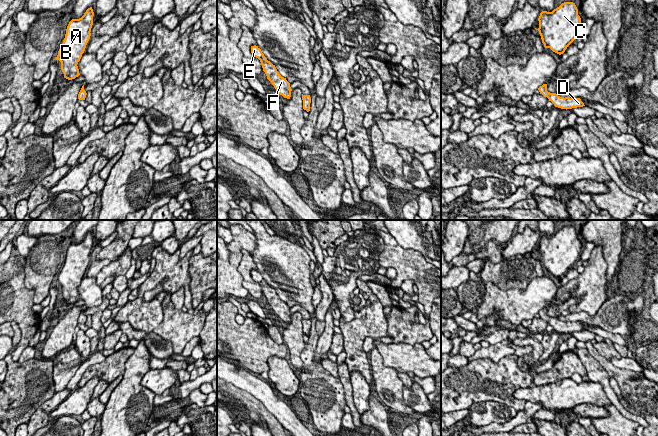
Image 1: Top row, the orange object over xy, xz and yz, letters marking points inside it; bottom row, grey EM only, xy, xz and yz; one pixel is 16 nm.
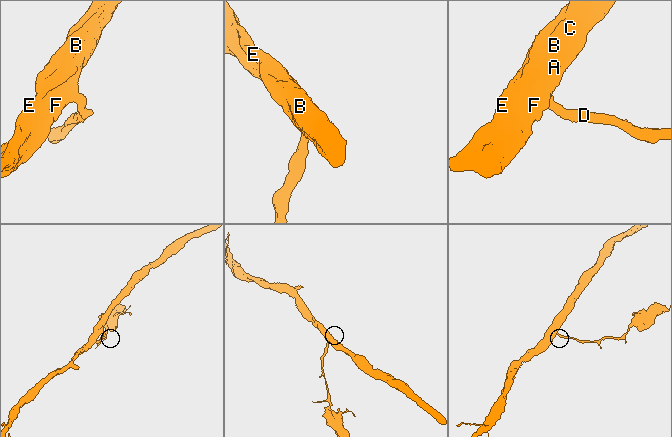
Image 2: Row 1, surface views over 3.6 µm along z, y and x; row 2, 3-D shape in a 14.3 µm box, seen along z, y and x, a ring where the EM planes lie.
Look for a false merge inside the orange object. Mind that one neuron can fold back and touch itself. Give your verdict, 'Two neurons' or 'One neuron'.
One neuron

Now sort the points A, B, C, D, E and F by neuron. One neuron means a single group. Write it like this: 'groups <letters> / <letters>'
groups A B C D E F

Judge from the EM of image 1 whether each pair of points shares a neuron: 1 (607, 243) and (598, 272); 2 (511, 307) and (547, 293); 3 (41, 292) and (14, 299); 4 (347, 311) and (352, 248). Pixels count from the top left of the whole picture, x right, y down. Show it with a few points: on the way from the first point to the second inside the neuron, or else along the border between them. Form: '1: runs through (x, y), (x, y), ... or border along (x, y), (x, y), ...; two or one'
1: border along (595, 245), (602, 250), (606, 279); two
2: runs through (520, 304), (526, 303), (538, 295); one
3: border along (24, 273), (24, 284), (34, 291), (34, 303); two
4: runs through (342, 295), (340, 264); one

